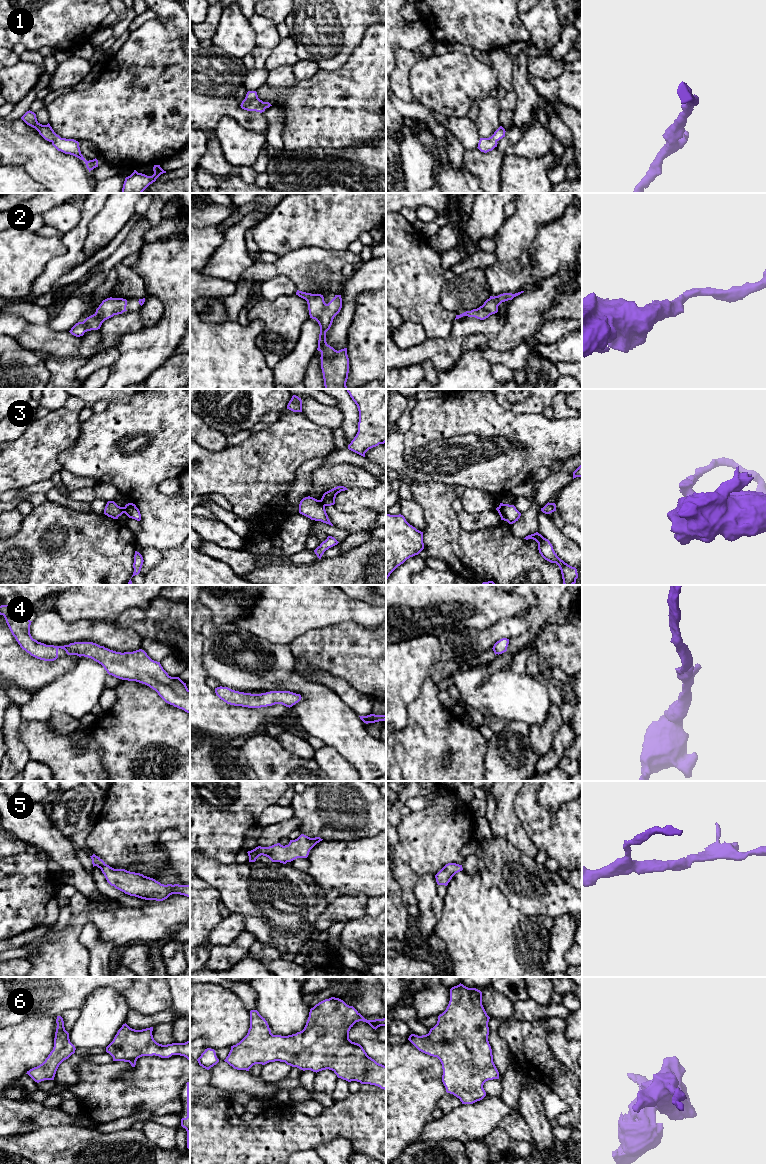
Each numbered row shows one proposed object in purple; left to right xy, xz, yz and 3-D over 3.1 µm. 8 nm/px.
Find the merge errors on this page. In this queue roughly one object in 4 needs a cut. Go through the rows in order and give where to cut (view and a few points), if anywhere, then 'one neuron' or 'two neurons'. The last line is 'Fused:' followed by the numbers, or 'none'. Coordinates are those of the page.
1: no cut | one neuron
2: no cut | one neuron
3: xz (319, 500), (324, 506) | two neurons
4: no cut | one neuron
5: no cut | one neuron
6: no cut | one neuron
Fused: 3

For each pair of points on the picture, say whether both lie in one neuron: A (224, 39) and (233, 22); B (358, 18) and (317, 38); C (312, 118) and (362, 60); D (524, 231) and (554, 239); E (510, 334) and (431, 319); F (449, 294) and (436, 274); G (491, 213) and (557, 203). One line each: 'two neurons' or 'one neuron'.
A: one neuron
B: one neuron
C: one neuron
D: two neurons
E: two neurons
F: two neurons
G: two neurons

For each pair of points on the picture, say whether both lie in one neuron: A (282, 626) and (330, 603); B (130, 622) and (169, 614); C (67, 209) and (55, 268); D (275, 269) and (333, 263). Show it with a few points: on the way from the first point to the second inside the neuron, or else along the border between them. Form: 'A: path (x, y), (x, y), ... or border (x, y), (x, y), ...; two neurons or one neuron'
A: path (294, 614), (305, 603), (318, 603); one neuron
B: path (140, 621), (159, 621); one neuron
C: border (81, 218), (74, 227), (63, 234); two neurons
D: path (289, 266), (319, 266); one neuron

